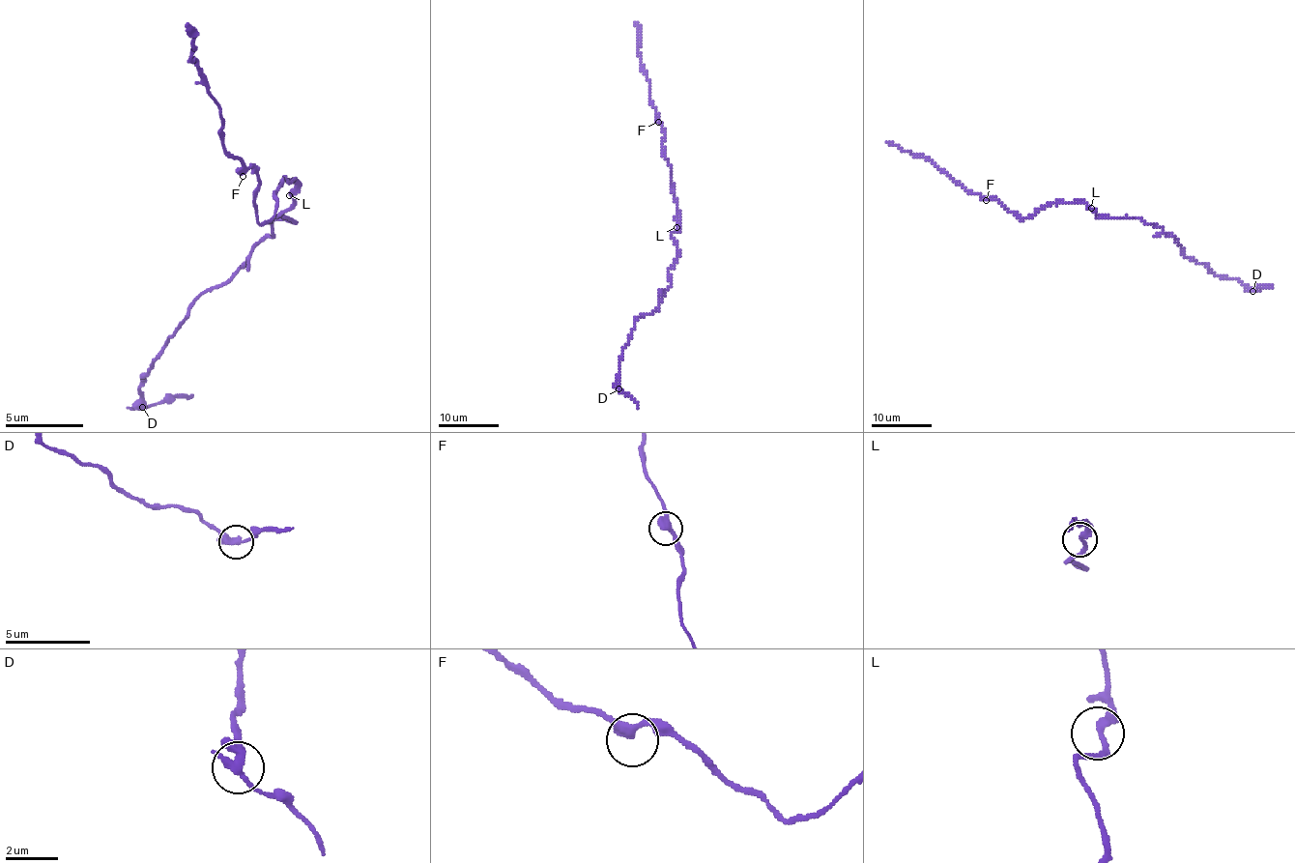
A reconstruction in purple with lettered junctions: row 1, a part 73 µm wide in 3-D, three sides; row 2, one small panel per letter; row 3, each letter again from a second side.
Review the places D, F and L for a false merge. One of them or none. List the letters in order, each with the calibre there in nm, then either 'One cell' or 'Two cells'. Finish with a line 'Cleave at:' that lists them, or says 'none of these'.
D: Thickness 380 nm. Two cells
F: Thickness 320 nm. One cell
L: Thickness 240 nm. One cell
Cleave at: D

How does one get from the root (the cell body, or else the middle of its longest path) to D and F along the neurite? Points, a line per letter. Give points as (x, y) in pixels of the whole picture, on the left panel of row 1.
D: (293, 195), (277, 215), (293, 223), (273, 219), (273, 235), (211, 285), (168, 336), (145, 375), (141, 406)
F: (293, 195), (297, 184), (285, 180), (273, 191), (277, 211), (262, 223), (258, 176), (250, 168), (243, 176)

